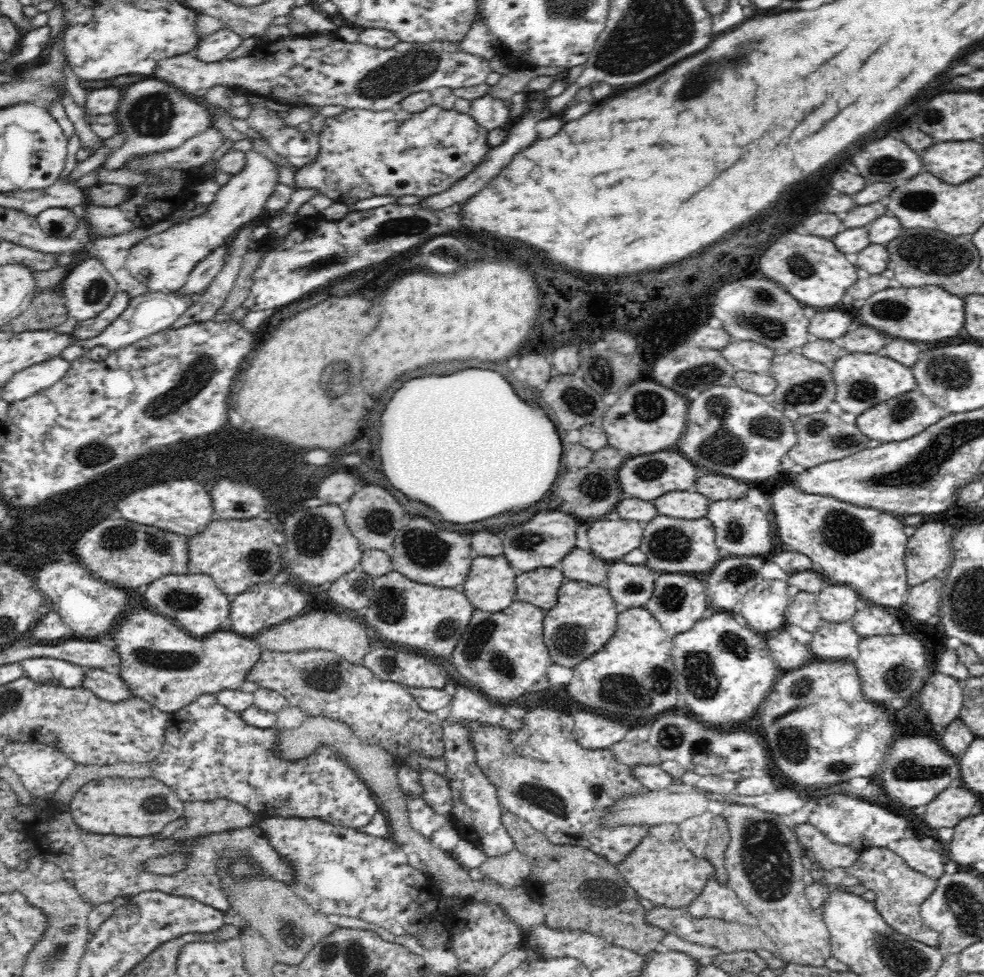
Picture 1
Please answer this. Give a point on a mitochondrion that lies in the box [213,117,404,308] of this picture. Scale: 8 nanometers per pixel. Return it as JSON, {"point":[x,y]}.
{"point":[323,260]}

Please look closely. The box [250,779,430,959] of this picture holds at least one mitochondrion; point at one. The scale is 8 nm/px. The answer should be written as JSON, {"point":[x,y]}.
{"point":[292,936]}

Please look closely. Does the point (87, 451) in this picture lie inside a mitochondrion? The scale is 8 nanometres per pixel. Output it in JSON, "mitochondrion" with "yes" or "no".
{"mitochondrion":"yes"}

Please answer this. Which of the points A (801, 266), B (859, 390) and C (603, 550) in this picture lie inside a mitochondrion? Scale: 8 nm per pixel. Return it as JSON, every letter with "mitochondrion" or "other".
{"A":"mitochondrion","B":"mitochondrion","C":"other"}

